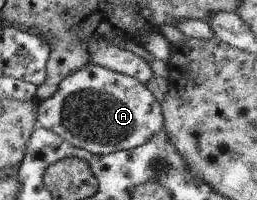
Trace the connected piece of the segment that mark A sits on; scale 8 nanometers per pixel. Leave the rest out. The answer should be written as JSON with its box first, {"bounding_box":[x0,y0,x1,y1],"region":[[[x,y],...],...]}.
{"bounding_box":[35,63,162,156],"region":[[[89,63],[66,76],[52,96],[36,102],[35,125],[95,156],[128,151],[151,140],[162,128],[161,104],[136,78]]]}

